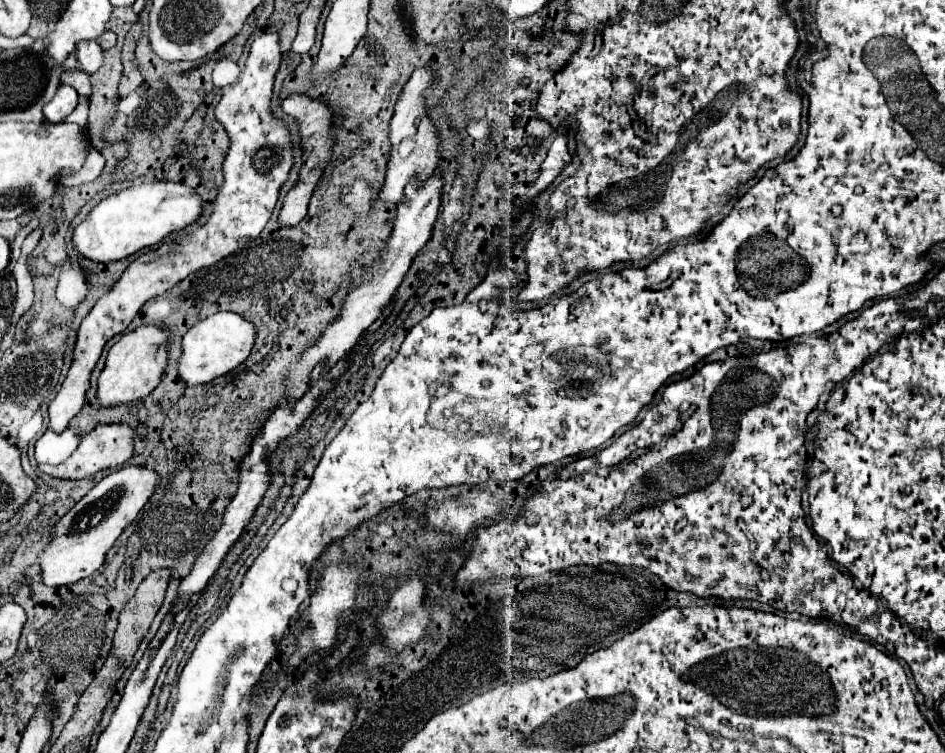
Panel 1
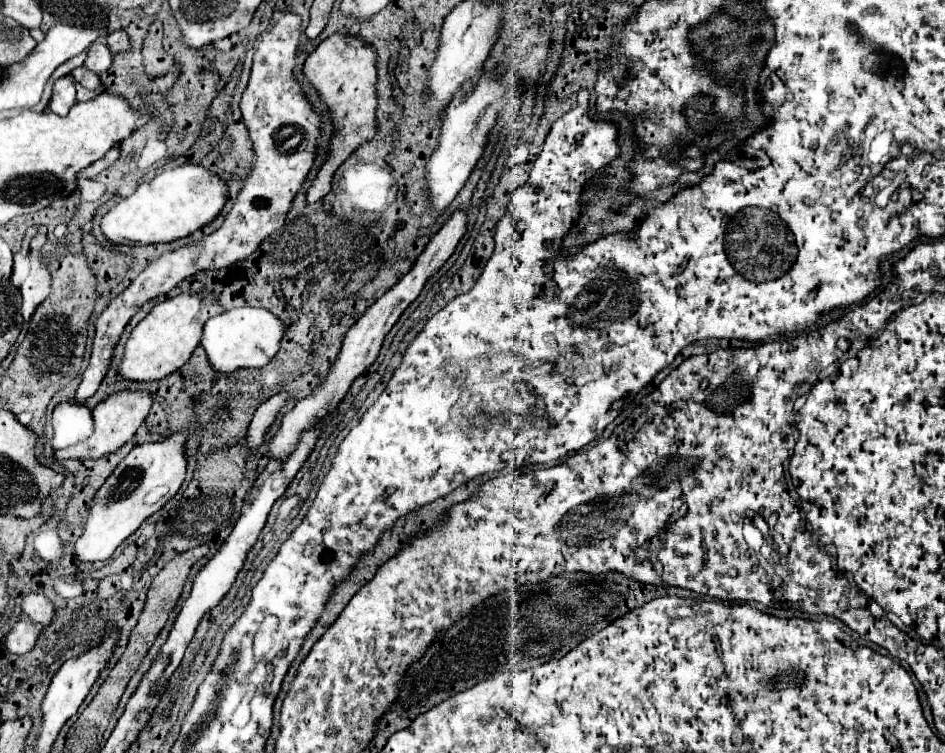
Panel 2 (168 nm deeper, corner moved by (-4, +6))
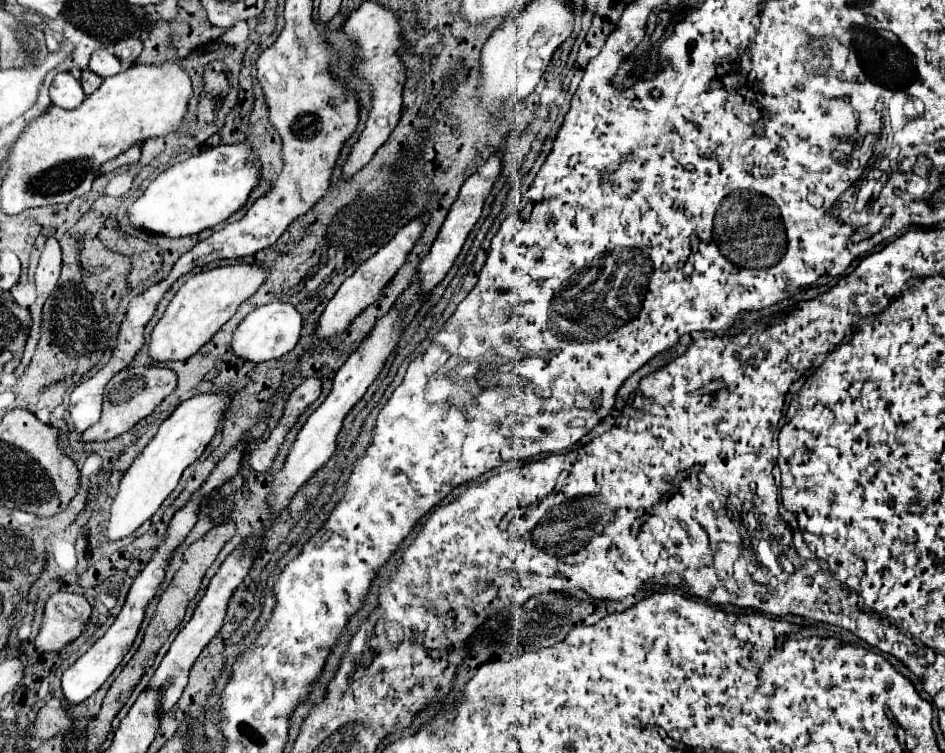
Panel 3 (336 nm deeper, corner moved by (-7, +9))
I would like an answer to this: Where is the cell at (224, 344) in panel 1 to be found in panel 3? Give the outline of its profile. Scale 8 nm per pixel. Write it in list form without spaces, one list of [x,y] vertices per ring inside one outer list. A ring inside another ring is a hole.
[[[269,303],[269,305],[257,307],[247,317],[243,317],[243,321],[233,331],[231,349],[237,357],[251,361],[251,363],[279,359],[285,353],[293,351],[293,347],[297,345],[299,327],[303,327],[303,321],[301,321],[301,315],[297,313],[297,309],[293,309],[293,305],[289,305],[289,303]]]

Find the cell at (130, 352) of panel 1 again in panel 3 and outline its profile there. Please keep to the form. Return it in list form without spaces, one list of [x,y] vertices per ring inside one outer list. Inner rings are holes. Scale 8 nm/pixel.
[[[227,265],[193,275],[171,299],[163,317],[157,321],[149,347],[149,357],[157,363],[187,361],[195,355],[237,311],[237,307],[249,299],[265,281],[265,265]]]

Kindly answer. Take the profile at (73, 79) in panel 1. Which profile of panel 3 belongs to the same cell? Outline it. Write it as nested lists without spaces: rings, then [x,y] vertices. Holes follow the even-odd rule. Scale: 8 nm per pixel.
[[[85,69],[83,71],[83,75],[81,75],[81,85],[83,85],[83,91],[85,91],[85,95],[91,95],[93,91],[97,91],[99,89],[99,85],[101,85],[101,77],[99,75],[95,75],[93,71],[89,71],[89,69]]]

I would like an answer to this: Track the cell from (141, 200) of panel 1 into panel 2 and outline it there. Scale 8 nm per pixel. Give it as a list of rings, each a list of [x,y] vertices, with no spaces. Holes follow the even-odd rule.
[[[182,164],[178,168],[172,168],[172,170],[166,170],[166,172],[158,174],[150,182],[142,182],[130,198],[124,198],[122,202],[118,202],[102,218],[102,232],[114,244],[134,246],[134,244],[174,242],[174,240],[190,236],[192,232],[196,232],[196,230],[204,228],[206,224],[210,224],[222,212],[226,200],[228,200],[228,188],[226,188],[226,182],[218,174],[210,172],[208,168],[204,168],[200,164]]]

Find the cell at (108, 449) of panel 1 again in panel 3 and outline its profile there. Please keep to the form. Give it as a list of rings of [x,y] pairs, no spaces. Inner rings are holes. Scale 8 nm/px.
[[[131,367],[117,373],[105,387],[103,393],[103,415],[97,425],[89,427],[83,435],[83,443],[93,441],[109,441],[115,439],[129,429],[133,429],[141,419],[153,413],[153,409],[177,387],[177,375],[165,367]]]

